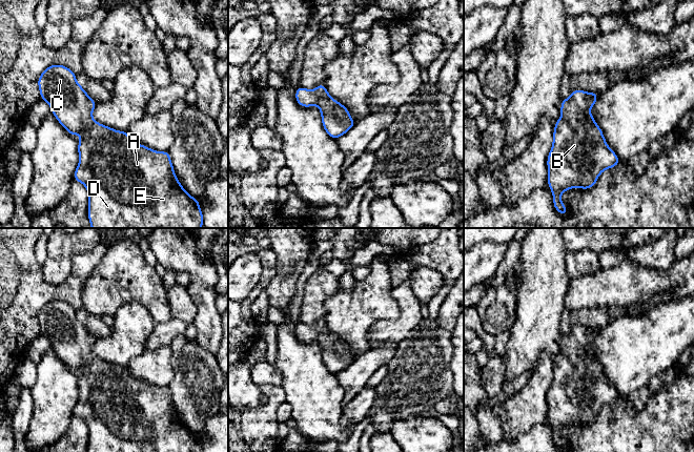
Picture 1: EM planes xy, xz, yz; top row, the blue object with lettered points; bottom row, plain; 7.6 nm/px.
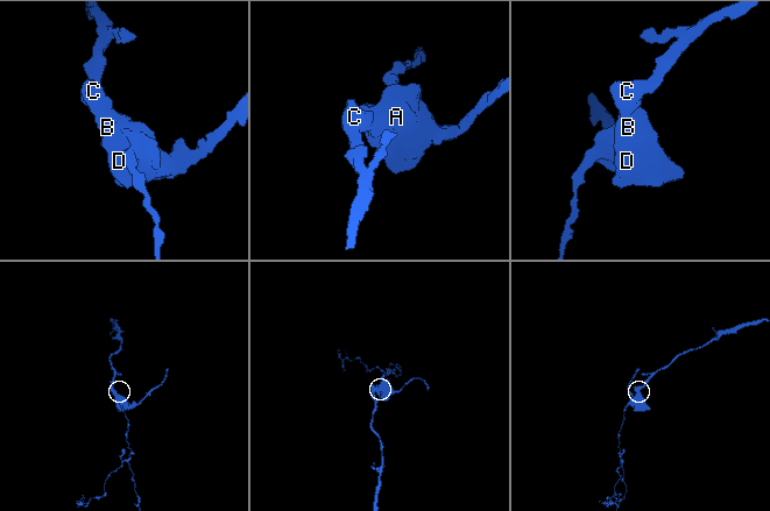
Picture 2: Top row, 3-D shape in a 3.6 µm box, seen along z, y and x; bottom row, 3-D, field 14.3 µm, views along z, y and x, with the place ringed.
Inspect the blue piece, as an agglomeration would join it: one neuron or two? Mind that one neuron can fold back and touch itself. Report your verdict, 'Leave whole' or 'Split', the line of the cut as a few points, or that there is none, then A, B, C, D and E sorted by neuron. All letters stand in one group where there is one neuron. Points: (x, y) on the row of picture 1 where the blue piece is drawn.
Leave whole. No split. Groups: A B C D E

